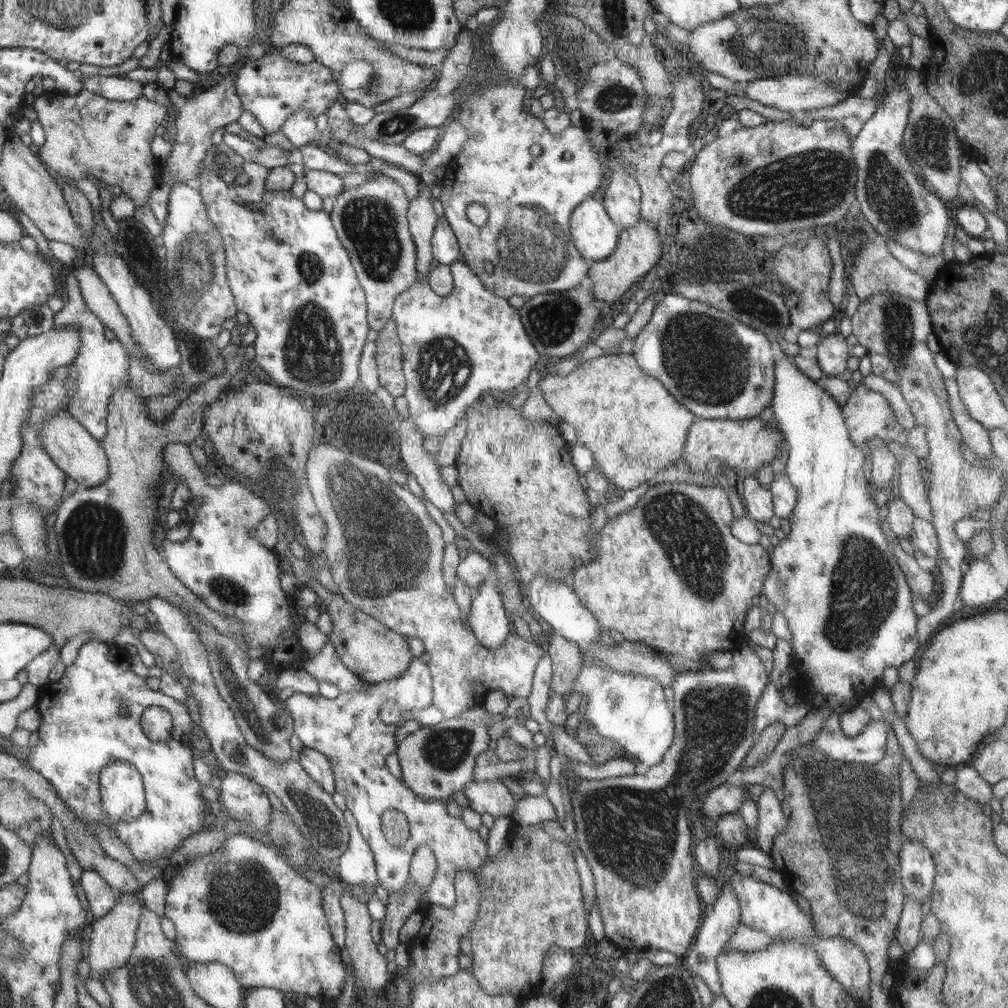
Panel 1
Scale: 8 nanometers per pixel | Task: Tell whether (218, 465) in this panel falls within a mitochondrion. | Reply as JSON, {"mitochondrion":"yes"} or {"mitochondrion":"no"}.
{"mitochondrion":"no"}

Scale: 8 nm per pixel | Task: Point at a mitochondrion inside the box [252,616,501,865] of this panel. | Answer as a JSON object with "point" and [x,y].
{"point":[460,740]}

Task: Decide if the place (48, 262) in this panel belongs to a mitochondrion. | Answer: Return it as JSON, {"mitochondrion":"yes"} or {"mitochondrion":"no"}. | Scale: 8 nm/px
{"mitochondrion":"no"}

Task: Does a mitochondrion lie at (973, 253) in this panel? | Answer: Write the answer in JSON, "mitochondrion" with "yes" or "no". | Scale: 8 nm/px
{"mitochondrion":"no"}

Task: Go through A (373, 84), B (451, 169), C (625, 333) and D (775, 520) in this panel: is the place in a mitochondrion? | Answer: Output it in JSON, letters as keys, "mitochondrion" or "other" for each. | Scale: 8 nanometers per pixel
{"A":"mitochondrion","B":"other","C":"other","D":"other"}

